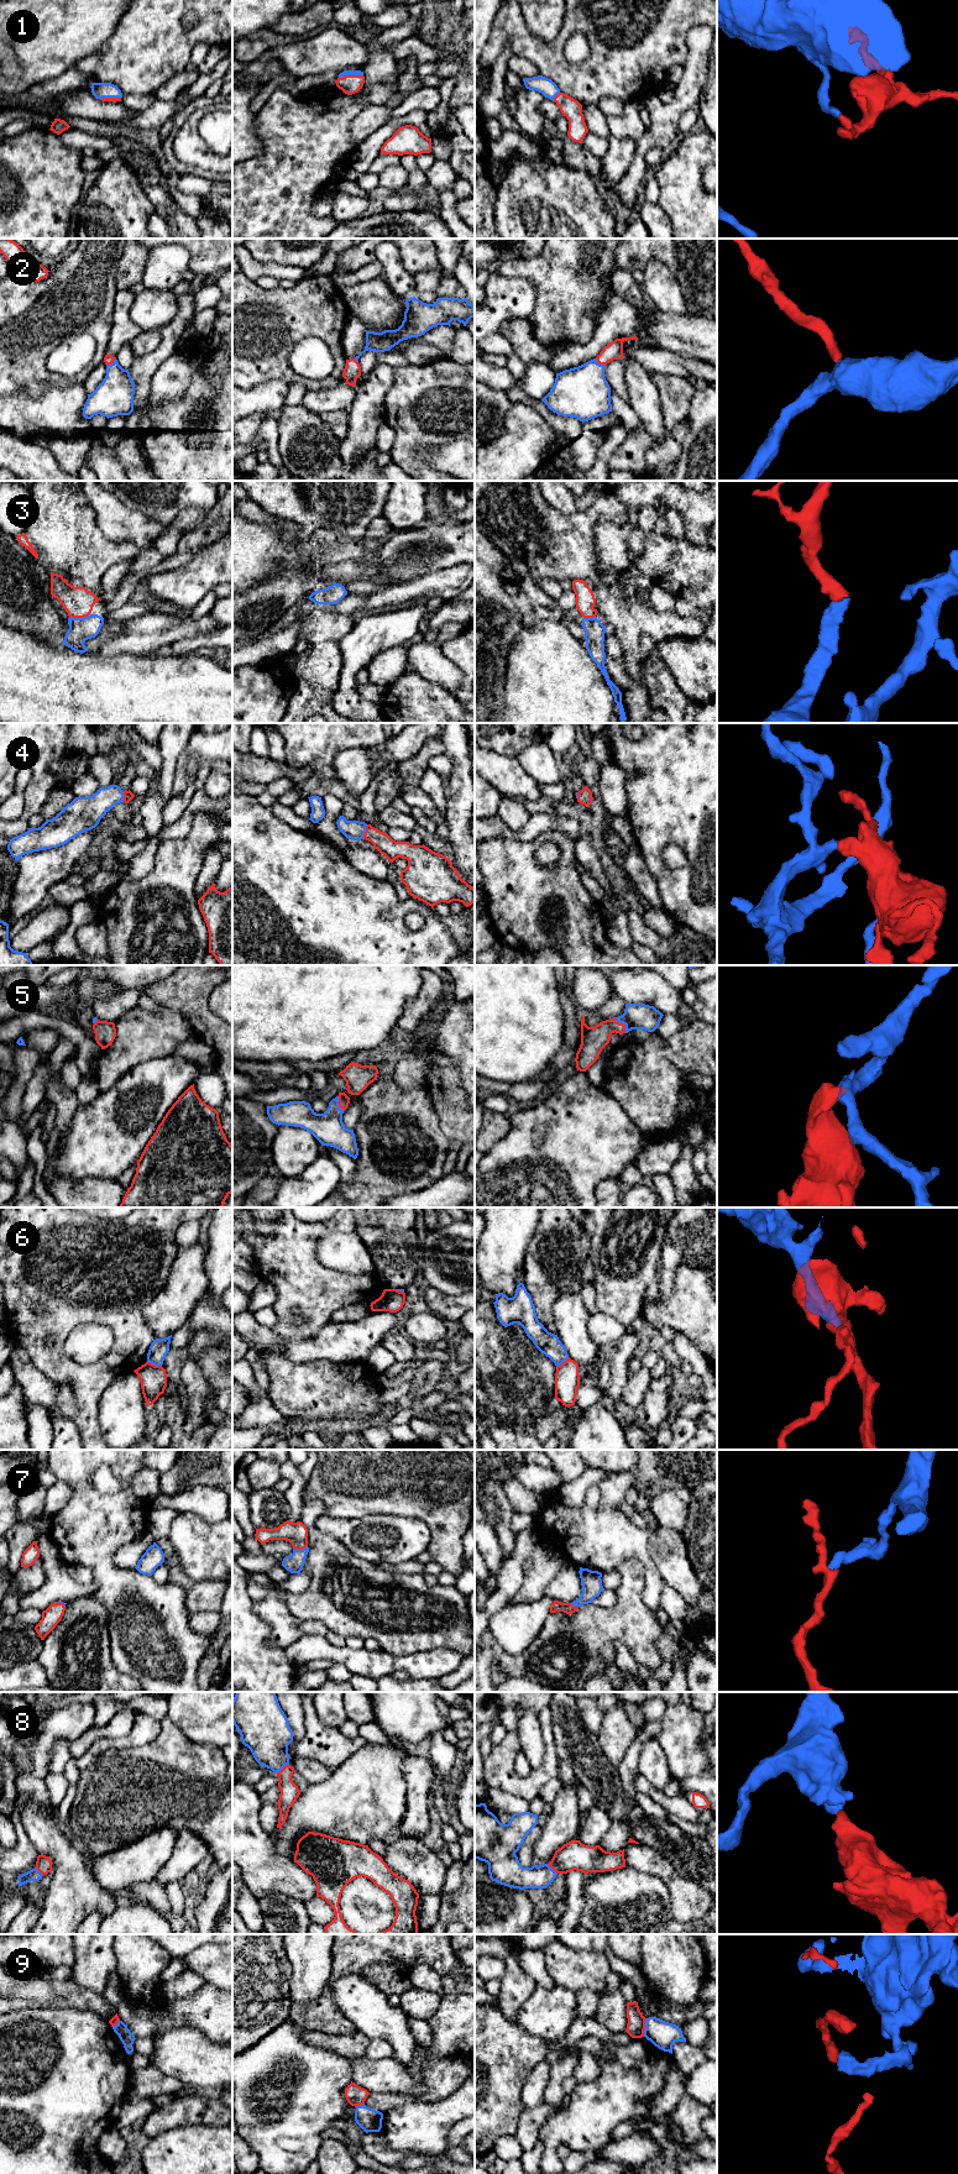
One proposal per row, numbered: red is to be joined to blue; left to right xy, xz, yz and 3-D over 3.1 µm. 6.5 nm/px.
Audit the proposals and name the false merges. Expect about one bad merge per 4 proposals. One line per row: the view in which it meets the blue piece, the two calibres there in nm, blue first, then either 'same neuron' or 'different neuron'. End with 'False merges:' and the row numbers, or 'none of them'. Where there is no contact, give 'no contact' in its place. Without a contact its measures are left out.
1: xz | 40/130 nm | same neuron
2: yz | 340/110 nm | same neuron
3: xy | 160/200 nm | same neuron
4: xz | 130/120 nm | same neuron
5: yz | 180/170 nm | same neuron
6: xy | 120/180 nm | different neuron
7: xz | 120/140 nm | same neuron
8: xz | 300/120 nm | same neuron
9: yz | 180/120 nm | different neuron
False merges: 6, 9

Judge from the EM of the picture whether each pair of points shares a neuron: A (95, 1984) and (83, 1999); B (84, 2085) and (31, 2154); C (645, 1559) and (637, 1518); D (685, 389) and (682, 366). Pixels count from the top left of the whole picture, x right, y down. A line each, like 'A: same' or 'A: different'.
A: different
B: same
C: different
D: different

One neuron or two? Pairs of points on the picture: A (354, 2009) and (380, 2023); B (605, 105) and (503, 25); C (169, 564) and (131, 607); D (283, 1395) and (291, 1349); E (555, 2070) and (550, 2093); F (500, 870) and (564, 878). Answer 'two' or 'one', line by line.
A: one
B: two
C: two
D: two
E: one
F: one

